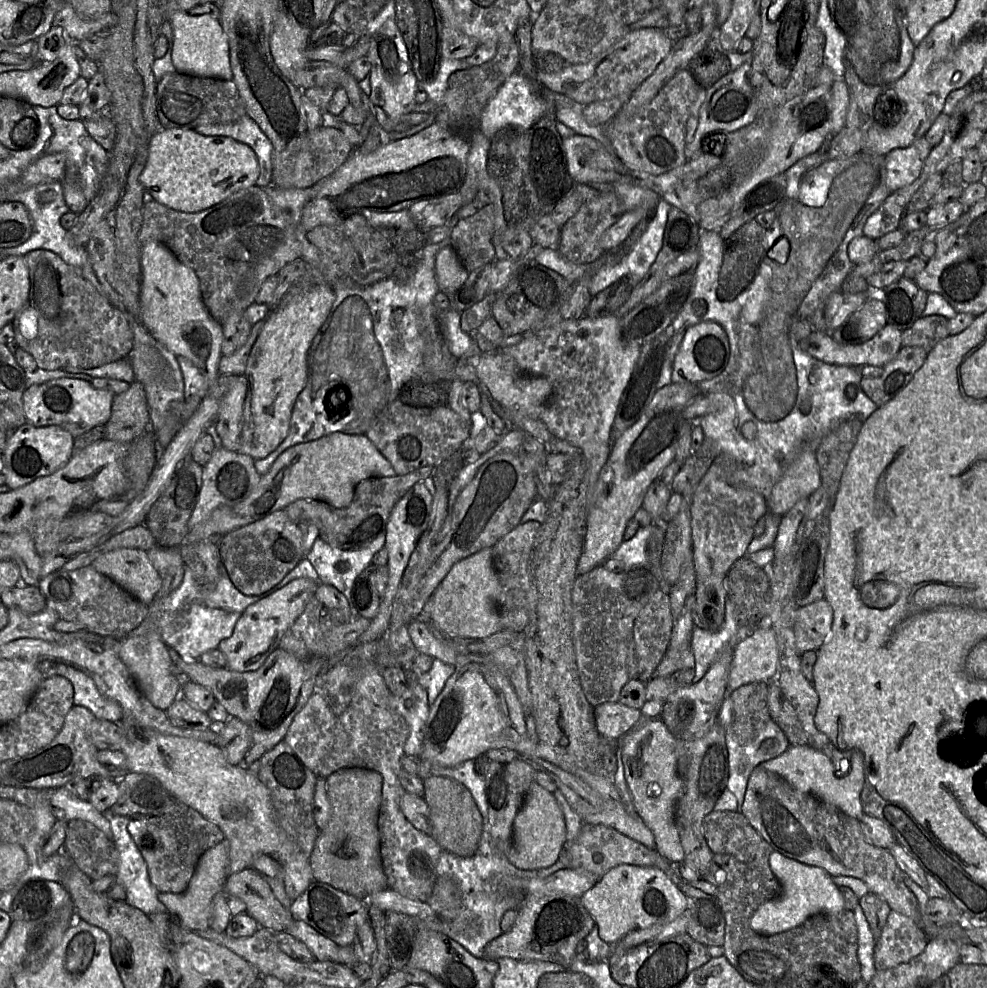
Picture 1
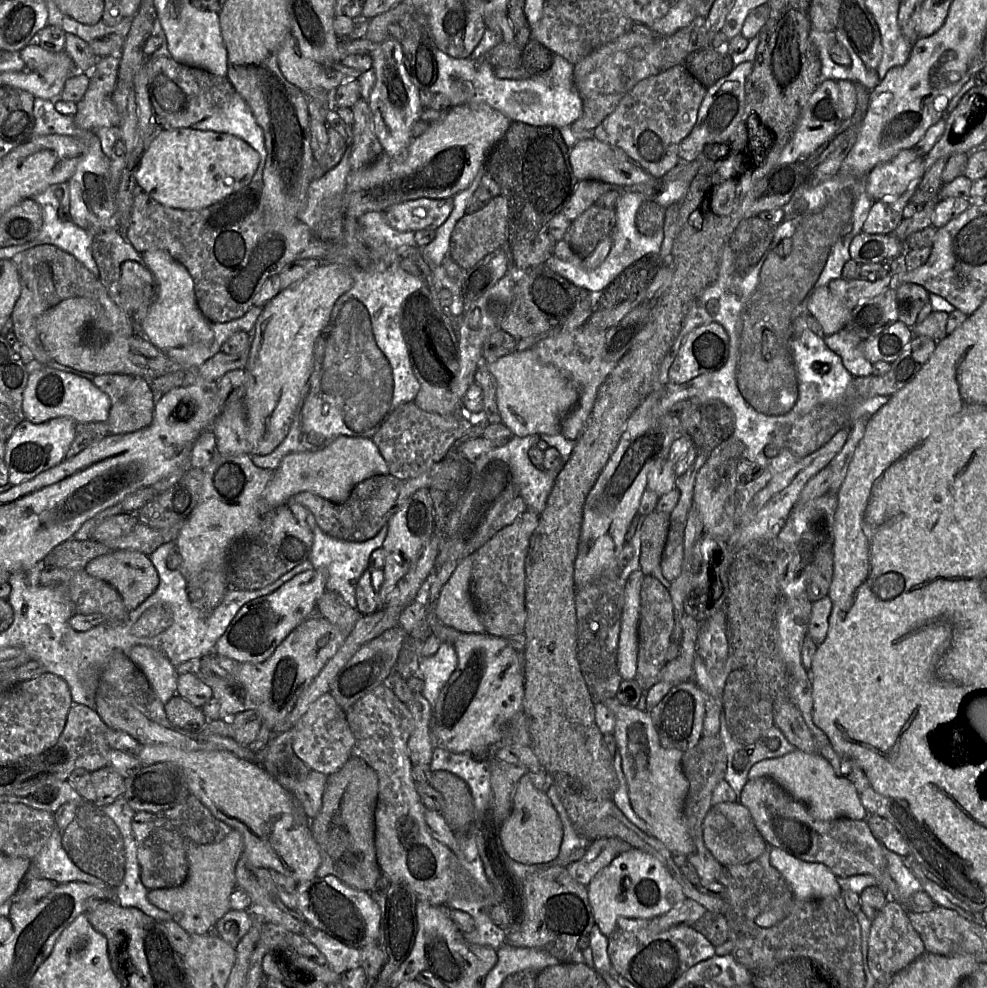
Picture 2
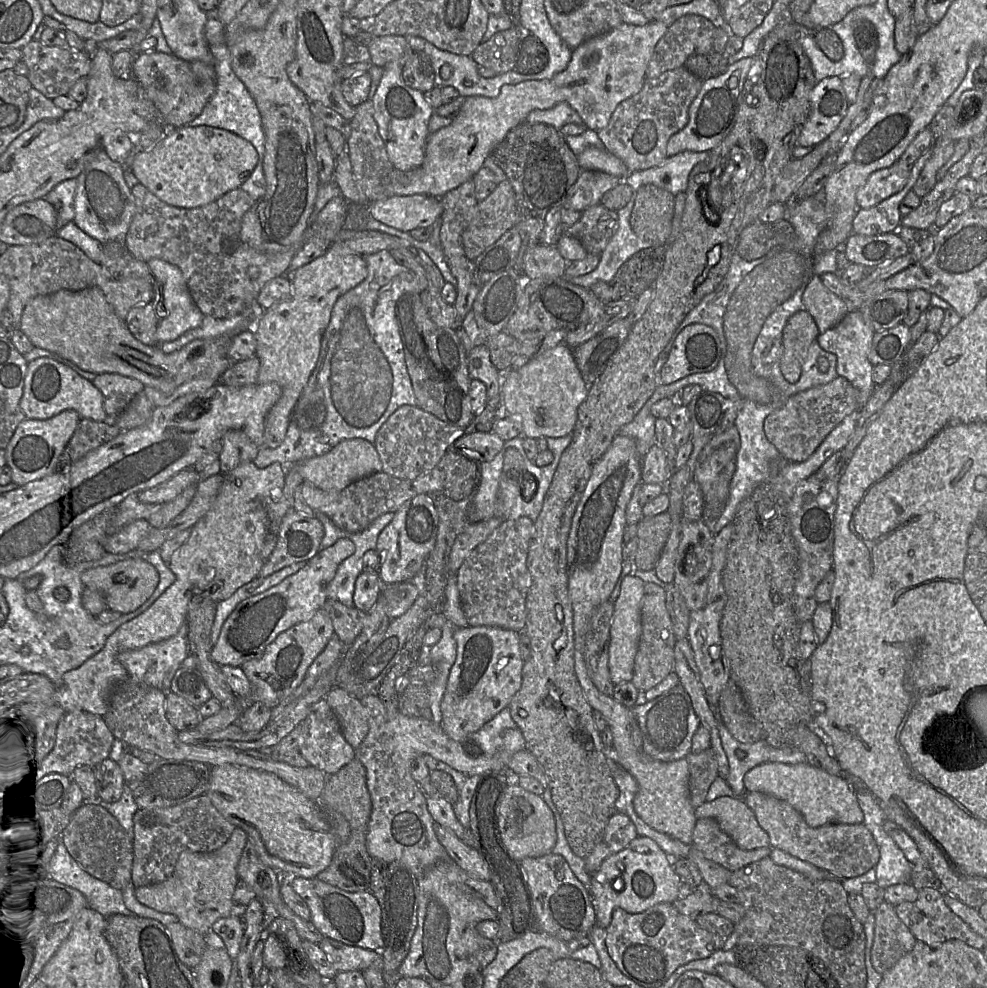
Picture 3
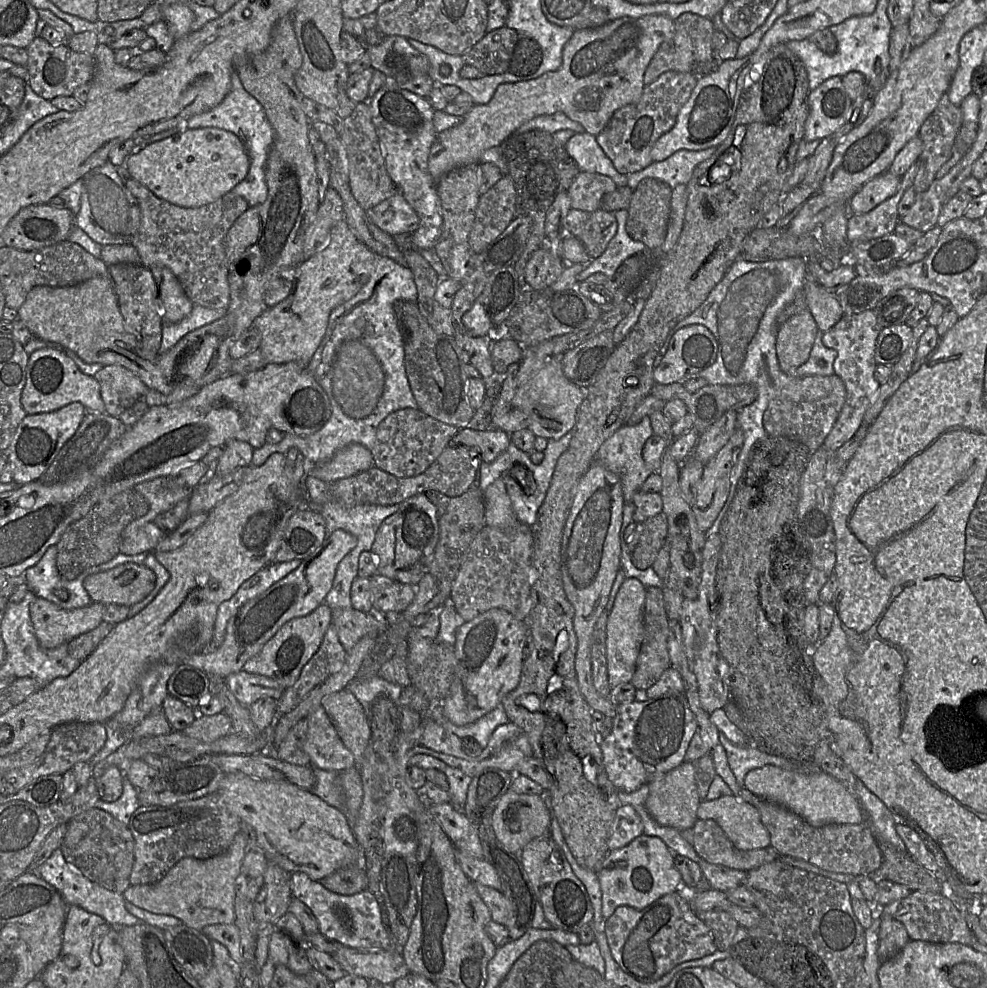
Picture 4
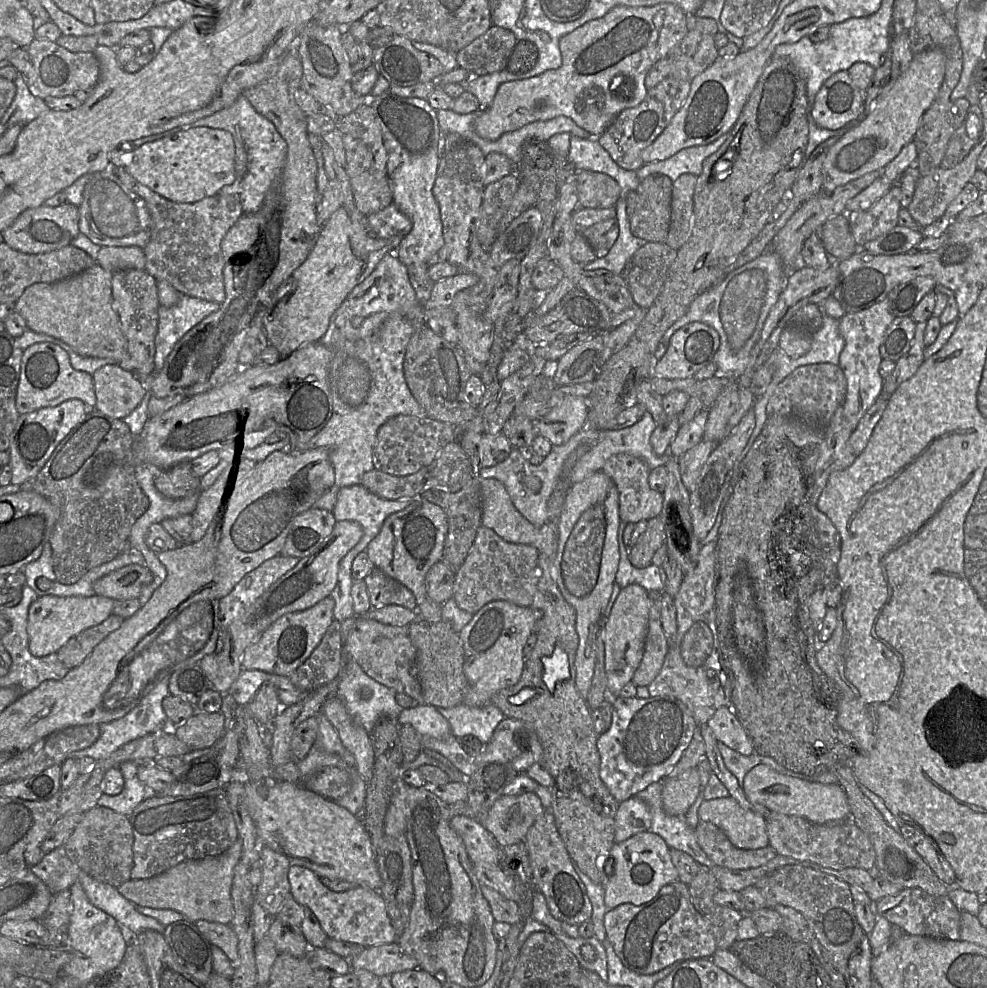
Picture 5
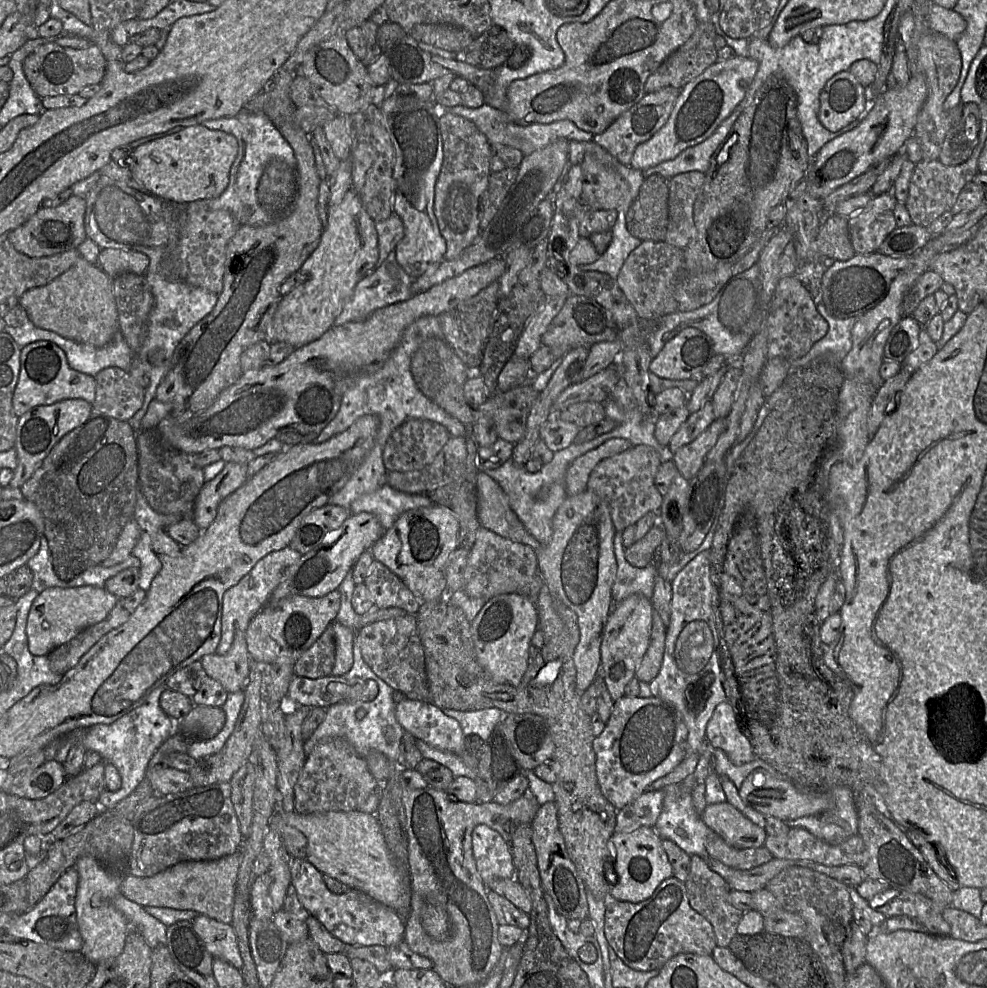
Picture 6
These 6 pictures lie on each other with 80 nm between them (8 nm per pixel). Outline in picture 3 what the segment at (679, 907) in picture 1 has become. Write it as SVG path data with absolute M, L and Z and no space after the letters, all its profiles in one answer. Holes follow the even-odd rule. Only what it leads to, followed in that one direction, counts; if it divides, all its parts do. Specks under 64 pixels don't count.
M637 836L625 849L606 858L592 875L589 894L596 925L606 930L616 908L638 914L660 903L673 904L680 898L680 885L672 859L651 838Z

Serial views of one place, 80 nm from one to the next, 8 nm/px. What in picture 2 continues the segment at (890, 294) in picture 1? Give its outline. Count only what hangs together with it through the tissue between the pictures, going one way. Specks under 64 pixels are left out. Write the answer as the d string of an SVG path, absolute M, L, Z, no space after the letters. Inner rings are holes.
M896 282L893 286L896 292L898 320L912 328L921 308L929 303L929 293L918 284Z

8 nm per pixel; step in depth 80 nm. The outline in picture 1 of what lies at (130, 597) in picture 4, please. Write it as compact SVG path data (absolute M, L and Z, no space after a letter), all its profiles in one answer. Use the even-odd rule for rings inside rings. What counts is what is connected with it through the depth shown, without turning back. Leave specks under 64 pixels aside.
M119 548L105 552L95 558L91 565L147 605L152 603L162 585L162 579L147 551L139 548Z

